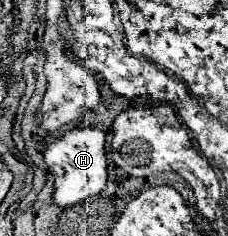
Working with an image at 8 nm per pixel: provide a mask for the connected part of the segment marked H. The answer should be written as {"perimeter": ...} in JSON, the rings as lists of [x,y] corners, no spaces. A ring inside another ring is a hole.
{"perimeter":[[[85,127],[85,129],[75,129],[65,133],[61,139],[57,139],[45,149],[43,159],[55,177],[53,199],[61,207],[81,203],[89,197],[95,197],[95,193],[99,195],[105,189],[105,183],[107,183],[105,135],[95,135],[95,127]]]}

